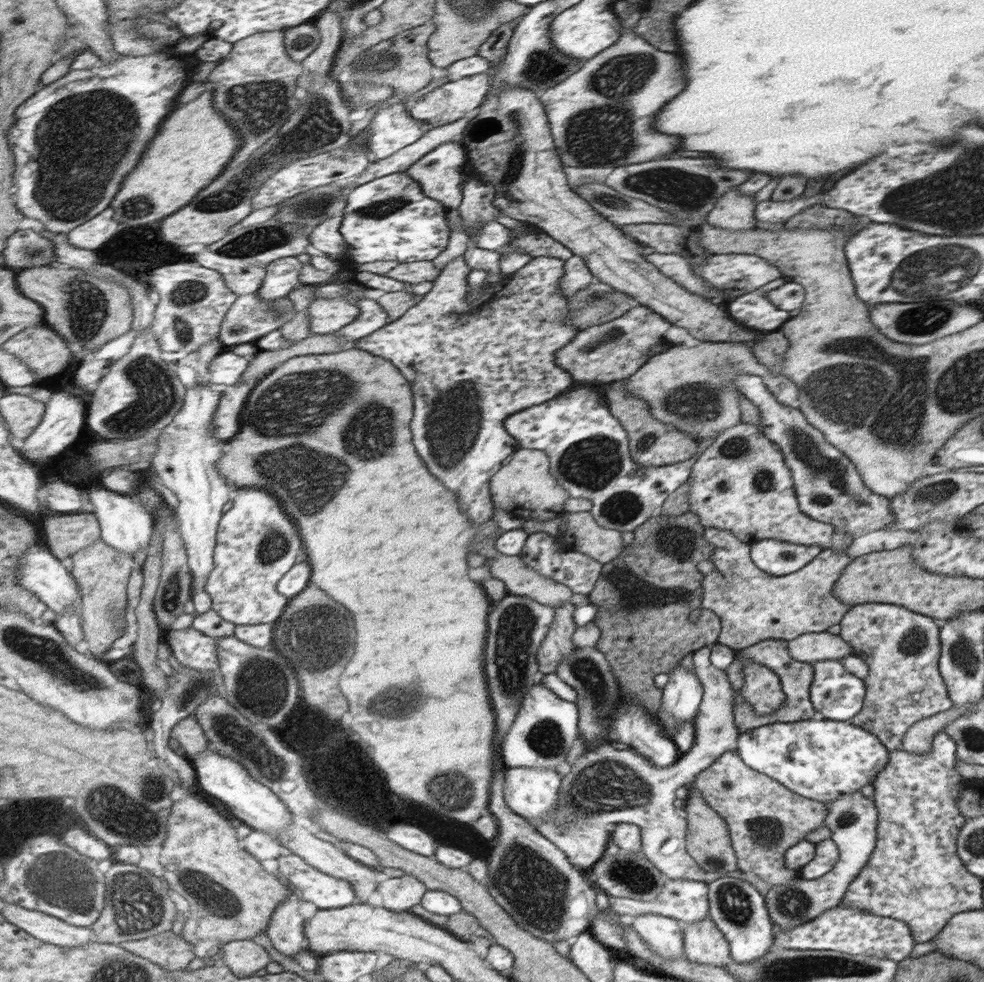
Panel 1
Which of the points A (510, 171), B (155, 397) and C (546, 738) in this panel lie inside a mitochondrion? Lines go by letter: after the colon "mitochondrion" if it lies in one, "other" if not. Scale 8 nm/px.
A: mitochondrion
B: mitochondrion
C: mitochondrion

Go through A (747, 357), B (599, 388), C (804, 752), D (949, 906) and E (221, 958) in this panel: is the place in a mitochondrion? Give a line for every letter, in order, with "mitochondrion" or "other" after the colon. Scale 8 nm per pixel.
A: other
B: other
C: other
D: other
E: other

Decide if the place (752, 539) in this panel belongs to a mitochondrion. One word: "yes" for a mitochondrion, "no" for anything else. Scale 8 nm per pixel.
no

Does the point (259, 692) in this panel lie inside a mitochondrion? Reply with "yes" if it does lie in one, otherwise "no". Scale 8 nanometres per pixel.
yes

